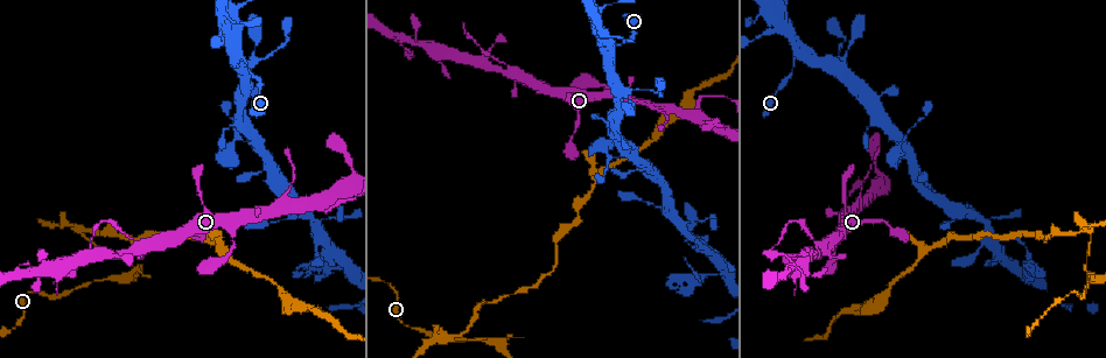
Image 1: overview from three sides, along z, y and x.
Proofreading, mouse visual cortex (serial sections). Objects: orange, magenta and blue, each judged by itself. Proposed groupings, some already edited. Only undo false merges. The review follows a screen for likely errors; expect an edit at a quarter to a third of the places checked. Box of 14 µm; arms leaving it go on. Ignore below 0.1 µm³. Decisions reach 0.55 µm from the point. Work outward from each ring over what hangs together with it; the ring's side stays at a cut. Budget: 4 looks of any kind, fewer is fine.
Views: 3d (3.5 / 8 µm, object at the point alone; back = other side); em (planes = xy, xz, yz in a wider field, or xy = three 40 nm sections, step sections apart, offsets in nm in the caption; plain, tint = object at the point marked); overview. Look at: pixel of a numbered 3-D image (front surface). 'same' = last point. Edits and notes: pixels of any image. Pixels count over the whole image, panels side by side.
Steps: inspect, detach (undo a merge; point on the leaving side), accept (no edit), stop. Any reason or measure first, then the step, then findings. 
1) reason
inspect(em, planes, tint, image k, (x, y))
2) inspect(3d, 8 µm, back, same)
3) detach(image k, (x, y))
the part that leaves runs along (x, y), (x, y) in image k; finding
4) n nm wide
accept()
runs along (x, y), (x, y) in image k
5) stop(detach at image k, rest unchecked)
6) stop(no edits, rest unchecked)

branch point
inspect(em, xy, step 3, tint, image 1, (250, 138))

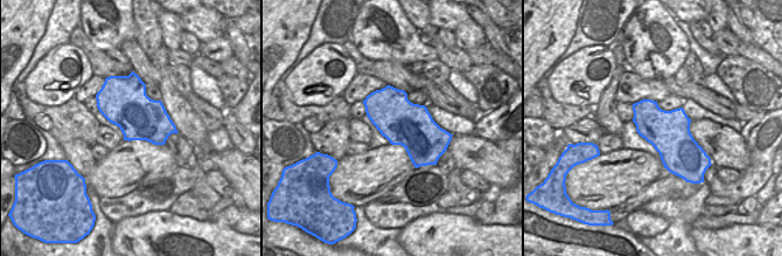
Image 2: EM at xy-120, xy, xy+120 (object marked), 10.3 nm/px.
wider look
inspect(3d, 3.5 µm, same)

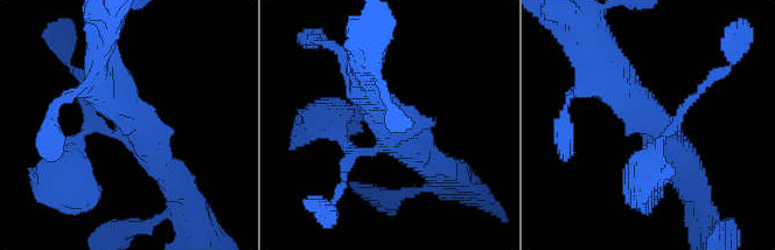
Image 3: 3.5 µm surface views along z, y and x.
accept()
runs along (608, 80), (660, 130), (692, 187) in image 3; all the same cell

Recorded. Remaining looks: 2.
sharp bend
inspect(3d, 3.5 µm, back, image 1, (692, 112))

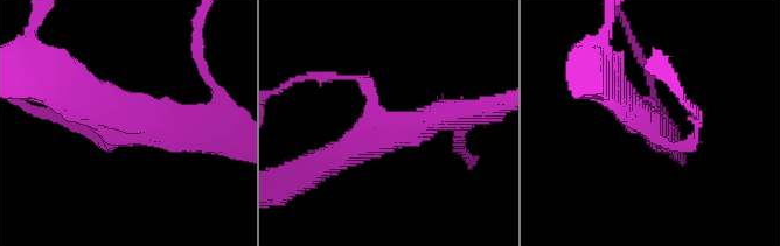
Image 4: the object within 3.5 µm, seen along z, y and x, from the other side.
3 arms; arms of 150, 350, 400 nm
inspect(em, xy, step 5, tint, image 4, (643, 120))

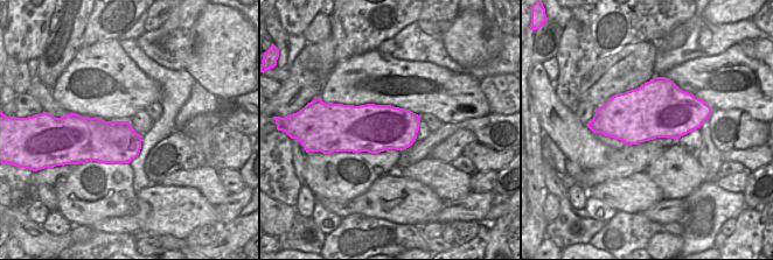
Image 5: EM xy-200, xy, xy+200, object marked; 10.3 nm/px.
accept()
runs along (458, 112), (385, 129), (325, 162) in image 4; continuous, no second cell

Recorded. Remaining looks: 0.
stop(no edits, rest unchecked)

